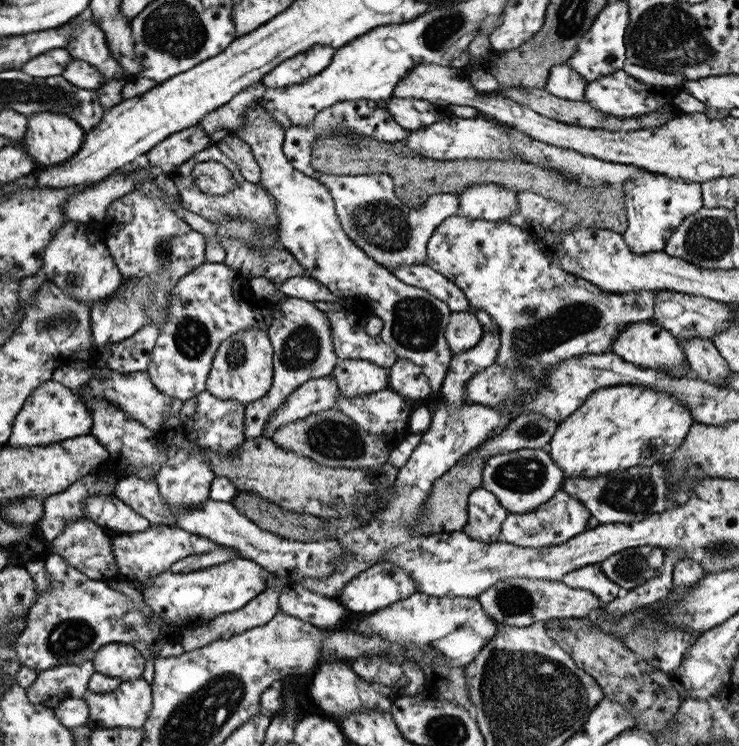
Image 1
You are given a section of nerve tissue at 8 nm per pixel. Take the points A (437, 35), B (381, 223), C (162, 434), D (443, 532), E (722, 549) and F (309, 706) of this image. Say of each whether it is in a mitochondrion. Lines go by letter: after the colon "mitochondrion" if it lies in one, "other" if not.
A: mitochondrion
B: mitochondrion
C: other
D: other
E: mitochondrion
F: other

